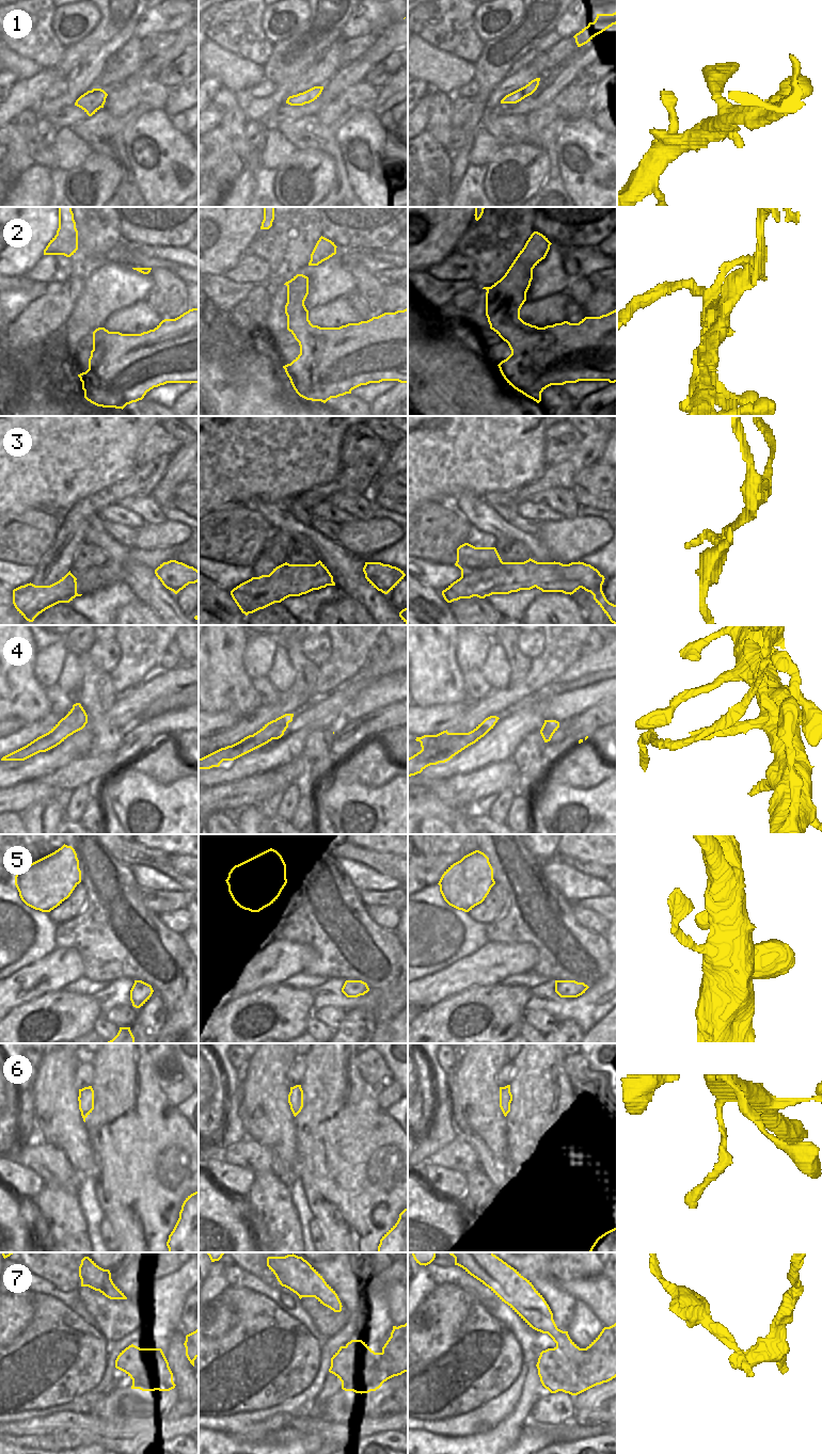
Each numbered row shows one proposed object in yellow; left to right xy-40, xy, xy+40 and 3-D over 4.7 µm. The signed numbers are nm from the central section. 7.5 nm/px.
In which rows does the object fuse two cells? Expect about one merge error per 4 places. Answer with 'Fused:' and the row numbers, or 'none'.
Fused: 2, 3, 4, 7

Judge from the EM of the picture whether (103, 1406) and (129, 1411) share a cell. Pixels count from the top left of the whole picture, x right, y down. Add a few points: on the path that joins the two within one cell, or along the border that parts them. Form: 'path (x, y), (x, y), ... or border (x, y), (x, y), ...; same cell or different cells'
path (109, 1406), (123, 1406); same cell

